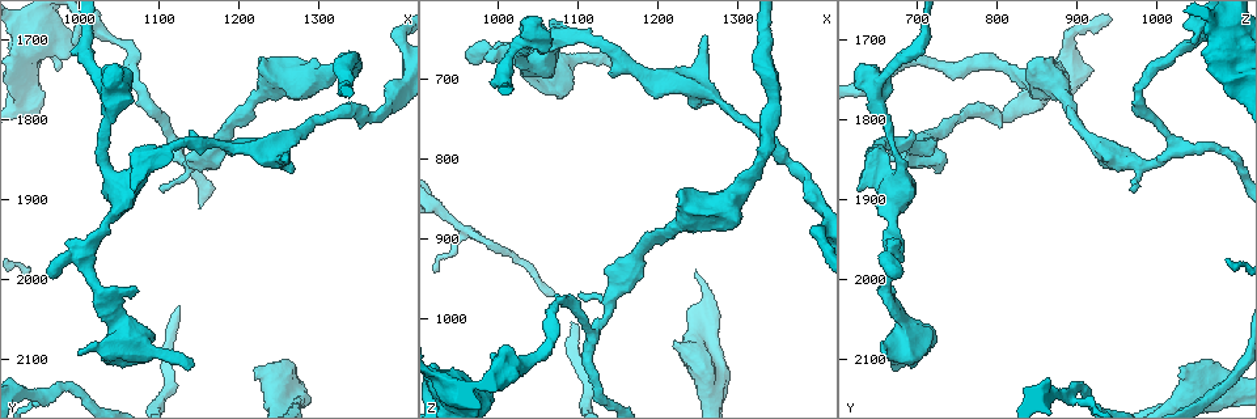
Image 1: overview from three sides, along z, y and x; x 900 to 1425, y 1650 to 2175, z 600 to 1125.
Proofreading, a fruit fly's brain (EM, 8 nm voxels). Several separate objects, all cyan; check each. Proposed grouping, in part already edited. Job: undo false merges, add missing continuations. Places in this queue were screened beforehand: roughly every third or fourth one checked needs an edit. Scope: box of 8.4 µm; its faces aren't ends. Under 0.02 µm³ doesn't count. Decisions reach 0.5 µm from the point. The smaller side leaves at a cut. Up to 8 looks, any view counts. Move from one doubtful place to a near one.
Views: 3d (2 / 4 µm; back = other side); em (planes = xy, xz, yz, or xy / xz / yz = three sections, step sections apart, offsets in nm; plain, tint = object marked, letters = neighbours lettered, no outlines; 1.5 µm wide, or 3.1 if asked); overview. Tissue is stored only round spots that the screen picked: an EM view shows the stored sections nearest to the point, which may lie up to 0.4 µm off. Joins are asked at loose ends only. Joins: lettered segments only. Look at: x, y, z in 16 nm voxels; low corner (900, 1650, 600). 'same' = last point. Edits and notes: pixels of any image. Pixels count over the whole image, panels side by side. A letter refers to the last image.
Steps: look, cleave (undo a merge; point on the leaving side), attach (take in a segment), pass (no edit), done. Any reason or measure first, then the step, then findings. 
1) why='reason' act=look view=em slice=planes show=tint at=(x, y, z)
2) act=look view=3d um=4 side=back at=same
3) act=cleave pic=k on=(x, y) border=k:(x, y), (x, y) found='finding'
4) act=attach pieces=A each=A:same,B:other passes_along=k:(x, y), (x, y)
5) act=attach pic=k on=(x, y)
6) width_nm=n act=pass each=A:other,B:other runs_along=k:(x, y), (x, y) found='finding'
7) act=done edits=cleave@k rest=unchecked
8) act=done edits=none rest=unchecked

why='branch stops here' act=look view=em slice=xy step=8 show=letters at=(1000, 2090, 660)

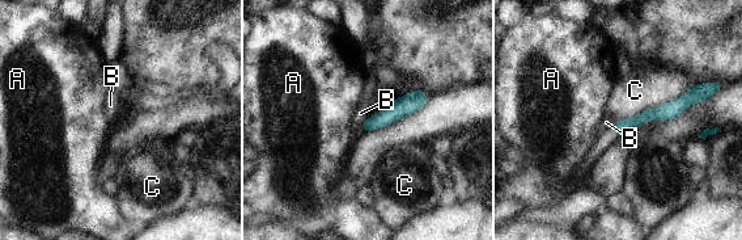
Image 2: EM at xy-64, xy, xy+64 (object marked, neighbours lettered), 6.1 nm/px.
act=pass each=A:other,B:other,C:other border=2:(692, 87), (673, 100), (615, 121) found='no lettered segment goes on from it'

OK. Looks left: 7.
why='branch point' act=look view=3d um=4 at=(960, 2145, 885)

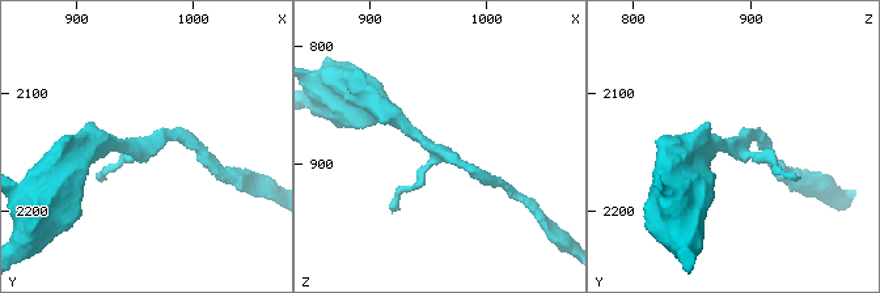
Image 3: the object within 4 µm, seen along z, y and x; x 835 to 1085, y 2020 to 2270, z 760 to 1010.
arms=3 why='shape alone is not enough' act=look view=em slice=planes show=tint at=(956, 2146, 884)

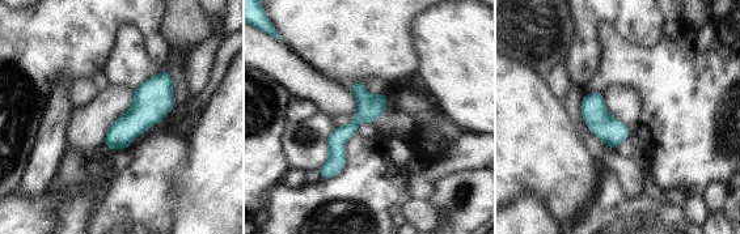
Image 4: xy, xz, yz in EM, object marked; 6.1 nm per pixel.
why='see the neighbours' act=look view=em slice=planes show=letters at=same

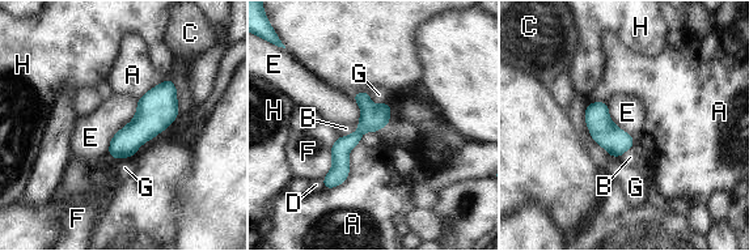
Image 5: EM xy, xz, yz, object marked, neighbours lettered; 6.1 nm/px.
act=pass each=A:other,B:other,C:other,D:other,E:other,F:other,G:other,H:other border=5:(587, 103), (589, 135), (618, 158) found='continuous, no second cell'

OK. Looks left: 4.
why='free end' act=look view=3d um=4 at=(1100, 1885, 970)

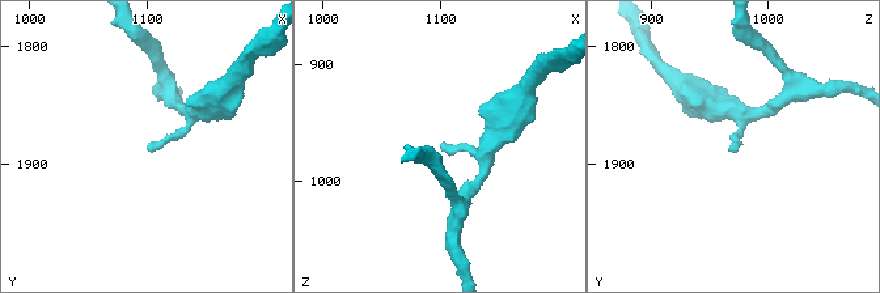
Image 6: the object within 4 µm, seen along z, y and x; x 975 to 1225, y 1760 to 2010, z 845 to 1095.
why='now the EM' act=look view=em slice=xy step=8 show=tint at=(1100, 1886, 970)

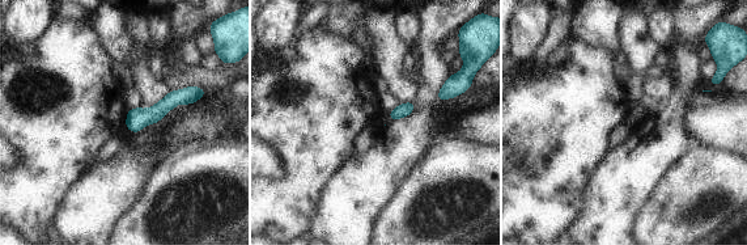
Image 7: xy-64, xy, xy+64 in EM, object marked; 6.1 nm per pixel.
why='cut it another way' act=look view=em slice=planes show=letters at=same

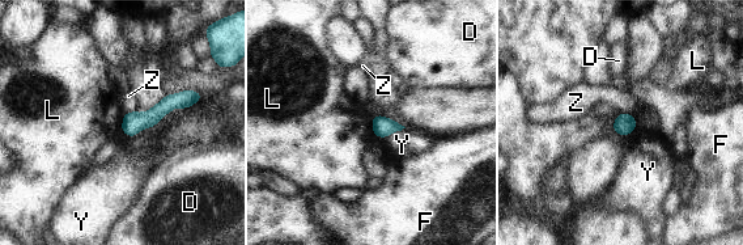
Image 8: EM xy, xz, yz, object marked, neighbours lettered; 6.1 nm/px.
act=pass each=D:other,F:other,L:other,Y:other,Z:other border=8:(123, 114), (123, 122), (119, 129) found='no lettered segment goes on from it'

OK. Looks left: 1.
act=done edits=none rest=unchecked

